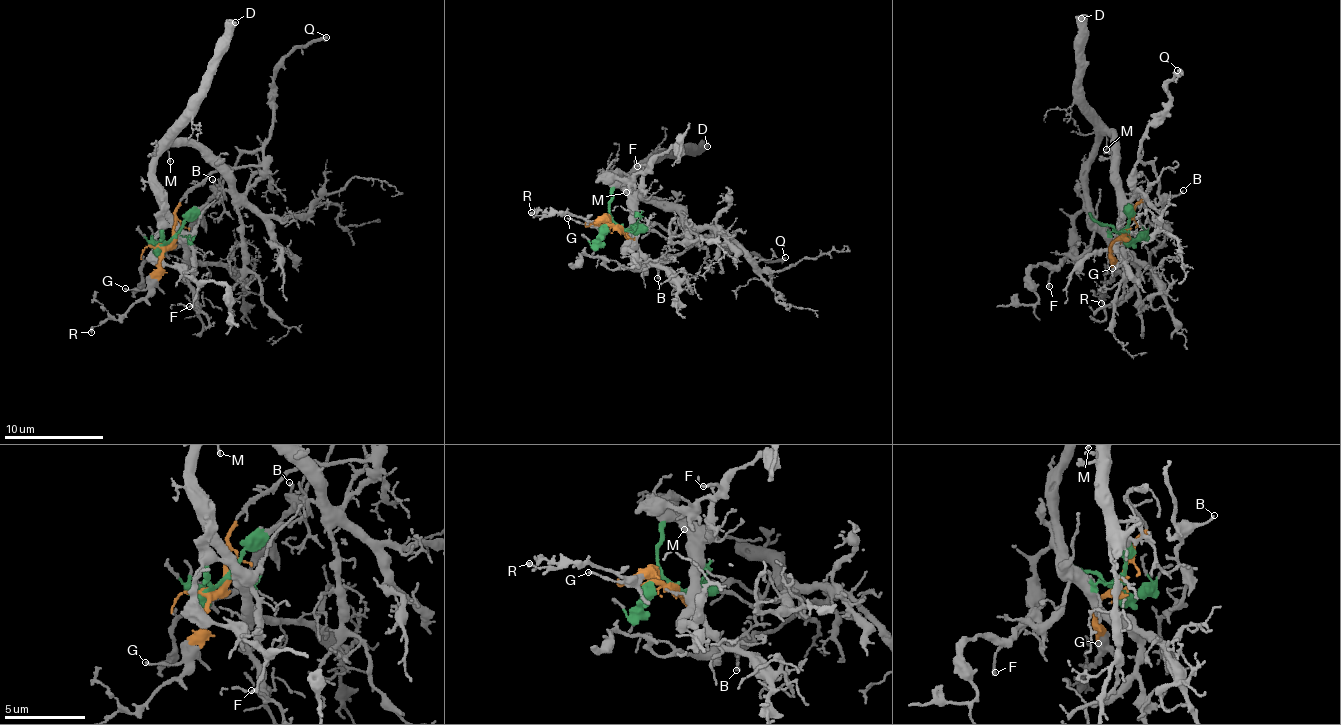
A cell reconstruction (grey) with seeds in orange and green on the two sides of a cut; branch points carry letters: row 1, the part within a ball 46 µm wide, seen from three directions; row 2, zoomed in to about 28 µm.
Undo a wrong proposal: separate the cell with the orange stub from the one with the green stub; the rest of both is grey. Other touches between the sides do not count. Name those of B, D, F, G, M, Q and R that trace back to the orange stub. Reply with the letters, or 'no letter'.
B, G, Q, R

